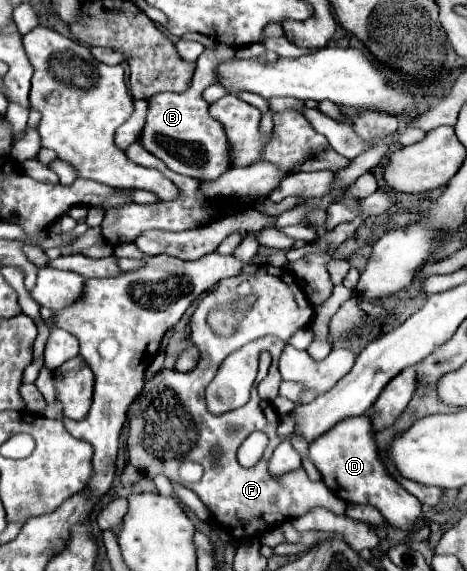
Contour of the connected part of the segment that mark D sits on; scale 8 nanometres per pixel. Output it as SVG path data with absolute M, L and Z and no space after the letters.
M362 414L356 418L346 418L328 434L320 436L310 444L308 450L310 462L318 468L322 474L324 484L338 494L344 502L354 502L354 504L370 504L380 510L380 514L398 528L412 526L420 514L422 514L422 504L418 502L416 496L406 492L386 470L386 466L378 458L378 446L374 442L374 430L370 416Z

